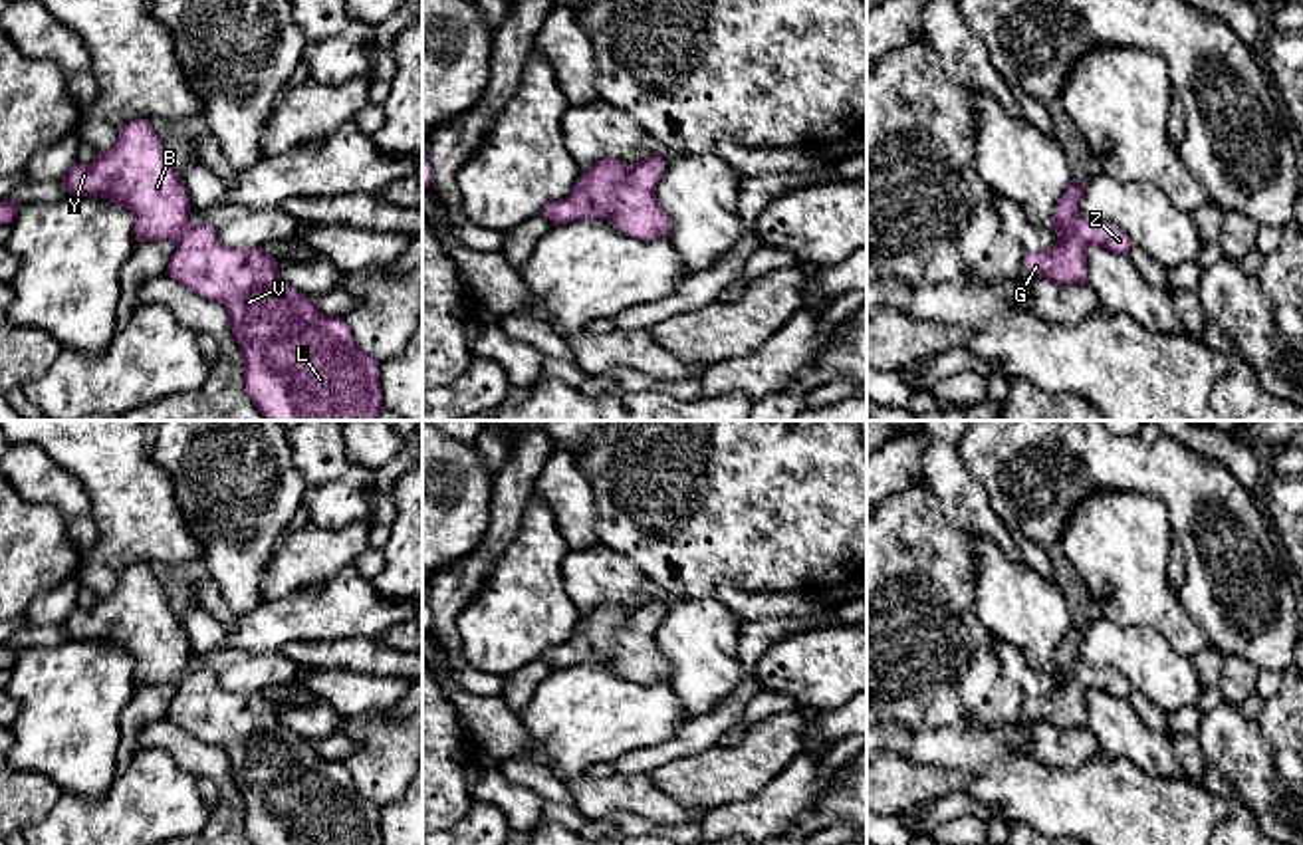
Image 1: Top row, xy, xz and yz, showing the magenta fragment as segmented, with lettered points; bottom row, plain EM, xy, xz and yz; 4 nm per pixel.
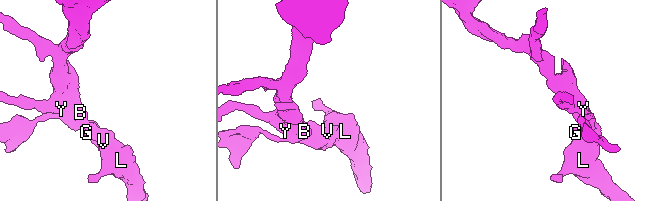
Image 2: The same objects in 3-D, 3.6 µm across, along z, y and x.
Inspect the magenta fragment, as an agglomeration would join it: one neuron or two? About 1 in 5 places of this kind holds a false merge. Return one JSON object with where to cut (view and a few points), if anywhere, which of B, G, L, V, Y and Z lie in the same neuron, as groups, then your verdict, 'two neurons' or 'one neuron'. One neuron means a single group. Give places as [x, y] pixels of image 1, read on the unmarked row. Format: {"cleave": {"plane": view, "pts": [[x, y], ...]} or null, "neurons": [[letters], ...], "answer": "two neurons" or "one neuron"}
{"cleave": null, "neurons": [["B", "G", "L", "V", "Y", "Z"]], "answer": "one neuron"}

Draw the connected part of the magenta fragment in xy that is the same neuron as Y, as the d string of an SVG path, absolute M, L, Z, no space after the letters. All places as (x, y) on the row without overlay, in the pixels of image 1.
M149 563L125 567L109 595L97 597L91 609L73 609L61 627L69 639L101 641L125 651L135 661L137 686L177 686L167 720L226 752L252 845L383 845L379 805L355 789L341 762L325 760L305 738L286 728L268 696L224 690L212 668L188 666L188 637Z

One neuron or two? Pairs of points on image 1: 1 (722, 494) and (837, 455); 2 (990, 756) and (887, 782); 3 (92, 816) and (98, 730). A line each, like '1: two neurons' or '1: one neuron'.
1: one neuron
2: two neurons
3: two neurons

